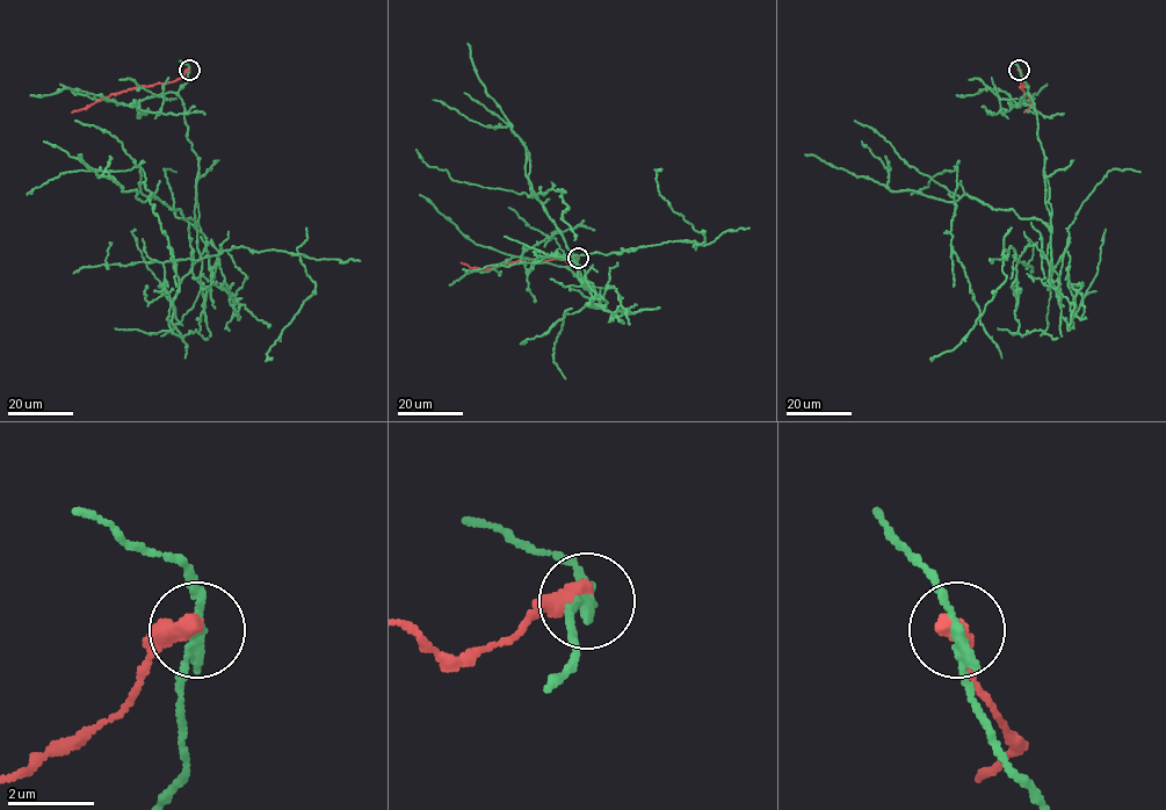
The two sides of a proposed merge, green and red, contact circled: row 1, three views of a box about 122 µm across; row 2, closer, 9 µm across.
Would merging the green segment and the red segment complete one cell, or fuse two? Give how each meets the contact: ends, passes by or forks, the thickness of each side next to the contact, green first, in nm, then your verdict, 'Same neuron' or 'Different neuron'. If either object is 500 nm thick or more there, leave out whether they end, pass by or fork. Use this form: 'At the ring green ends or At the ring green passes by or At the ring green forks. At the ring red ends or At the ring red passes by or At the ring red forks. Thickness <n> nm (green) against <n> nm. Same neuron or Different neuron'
At the ring green passes by. At the ring red ends. Thickness 240 nm (green) against 480 nm. Different neuron

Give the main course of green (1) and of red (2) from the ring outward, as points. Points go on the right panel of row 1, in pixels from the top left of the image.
1: (1019, 70), (1044, 160), (1061, 337), (1019, 332), (1009, 246), (1001, 254), (1006, 280), (975, 326), (931, 358)
2: (1019, 70), (1025, 86), (1020, 87), (1030, 100), (1025, 113)

